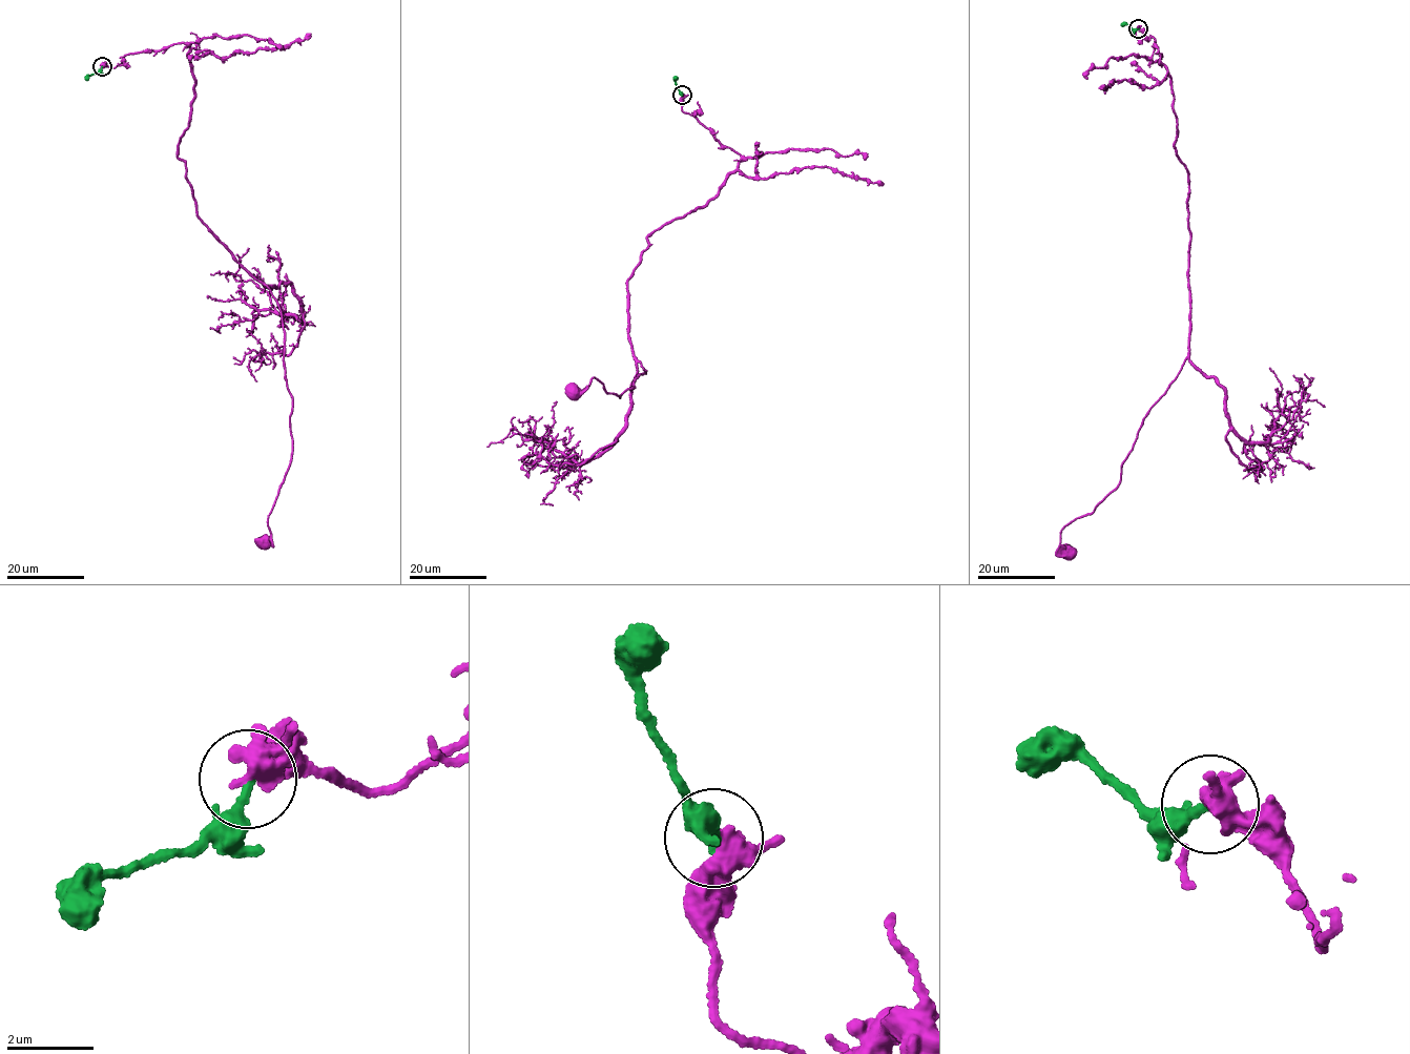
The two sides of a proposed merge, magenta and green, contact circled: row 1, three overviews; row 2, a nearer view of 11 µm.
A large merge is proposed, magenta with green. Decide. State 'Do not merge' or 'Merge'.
Do not merge

